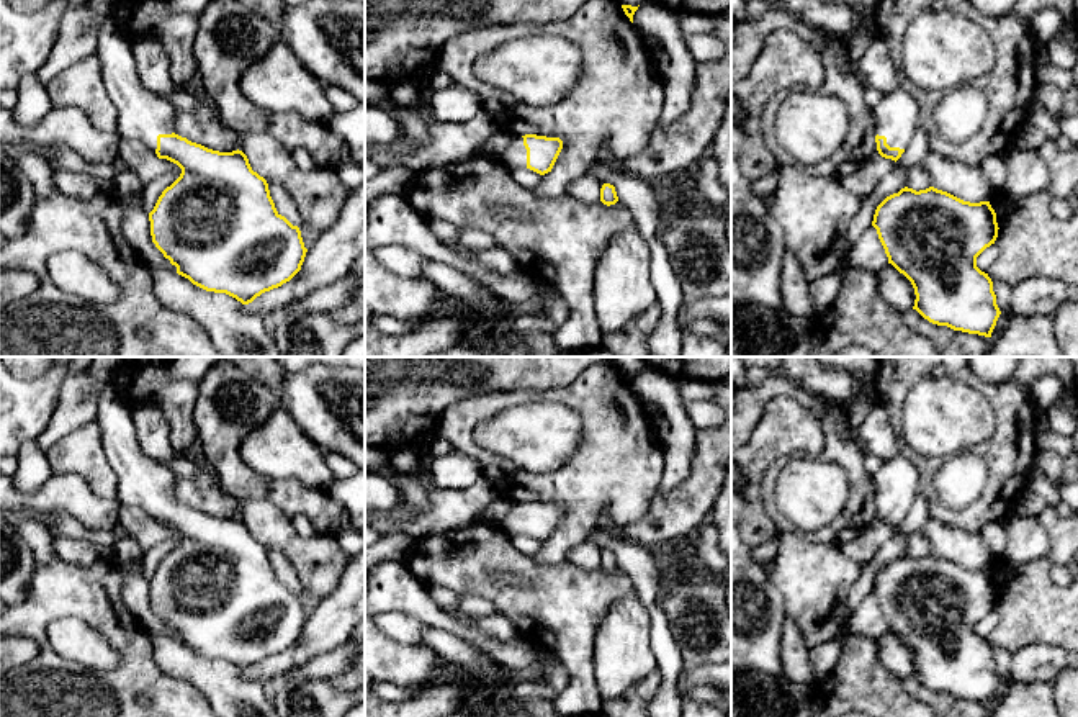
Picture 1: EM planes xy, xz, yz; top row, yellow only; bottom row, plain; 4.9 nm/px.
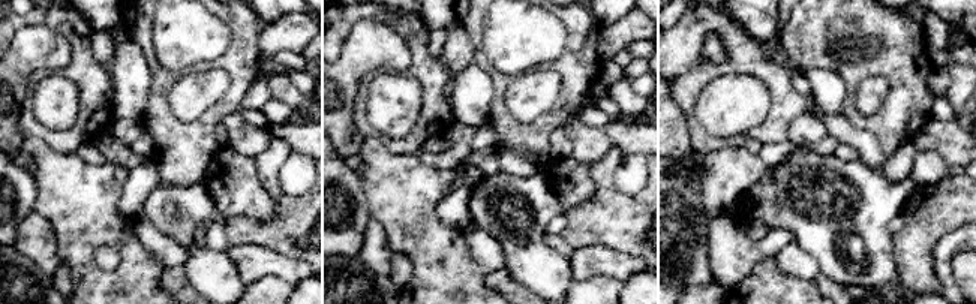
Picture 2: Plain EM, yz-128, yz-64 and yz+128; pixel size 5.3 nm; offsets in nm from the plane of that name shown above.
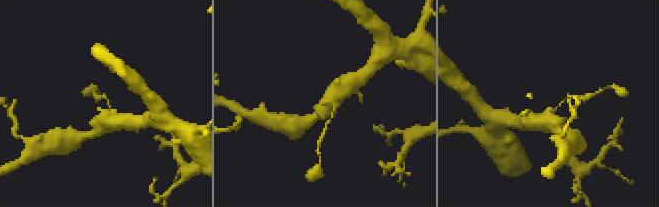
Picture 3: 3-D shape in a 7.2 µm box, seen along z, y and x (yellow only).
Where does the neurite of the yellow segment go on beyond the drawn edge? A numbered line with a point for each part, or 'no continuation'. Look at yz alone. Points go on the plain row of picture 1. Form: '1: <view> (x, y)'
1: yz (897, 482)

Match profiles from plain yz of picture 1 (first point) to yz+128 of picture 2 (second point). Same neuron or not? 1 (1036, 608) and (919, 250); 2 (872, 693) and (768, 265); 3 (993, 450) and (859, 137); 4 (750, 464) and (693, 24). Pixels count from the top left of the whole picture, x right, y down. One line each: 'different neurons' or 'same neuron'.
1: same neuron
2: same neuron
3: different neurons
4: different neurons

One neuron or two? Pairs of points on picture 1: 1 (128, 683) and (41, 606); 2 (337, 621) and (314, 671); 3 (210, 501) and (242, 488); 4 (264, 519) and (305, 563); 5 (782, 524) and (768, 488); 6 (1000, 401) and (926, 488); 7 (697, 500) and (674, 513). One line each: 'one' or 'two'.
1: one
2: two
3: two
4: one
5: one
6: one
7: one

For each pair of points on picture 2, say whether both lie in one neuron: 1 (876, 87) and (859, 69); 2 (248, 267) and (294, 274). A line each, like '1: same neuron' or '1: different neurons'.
1: different neurons
2: same neuron

